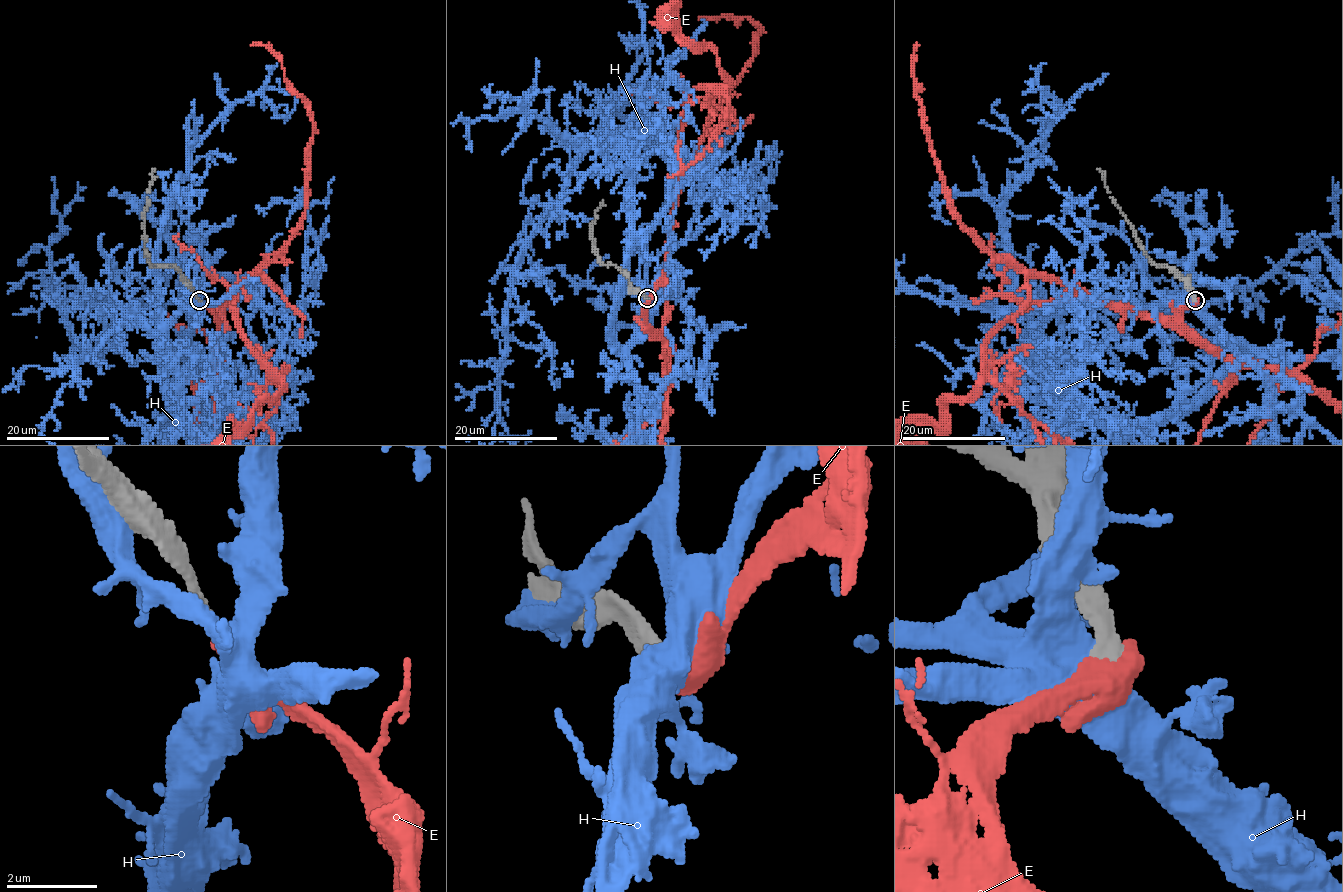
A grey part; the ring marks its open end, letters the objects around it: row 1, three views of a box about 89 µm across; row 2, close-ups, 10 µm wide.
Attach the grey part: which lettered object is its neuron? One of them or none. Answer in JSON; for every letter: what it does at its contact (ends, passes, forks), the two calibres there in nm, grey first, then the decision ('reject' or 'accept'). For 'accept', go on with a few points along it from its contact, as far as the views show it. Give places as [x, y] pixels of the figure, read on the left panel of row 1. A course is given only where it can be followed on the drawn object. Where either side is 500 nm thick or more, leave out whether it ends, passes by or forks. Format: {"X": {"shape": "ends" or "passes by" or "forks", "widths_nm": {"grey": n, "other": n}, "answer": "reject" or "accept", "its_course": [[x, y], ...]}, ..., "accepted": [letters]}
{"E": {"widths_nm": {"grey": 400, "other": 650}, "answer": "accept"}, "H": {"widths_nm": {"grey": 400, "other": 750}, "answer": "reject"}, "accepted": ["E"]}

